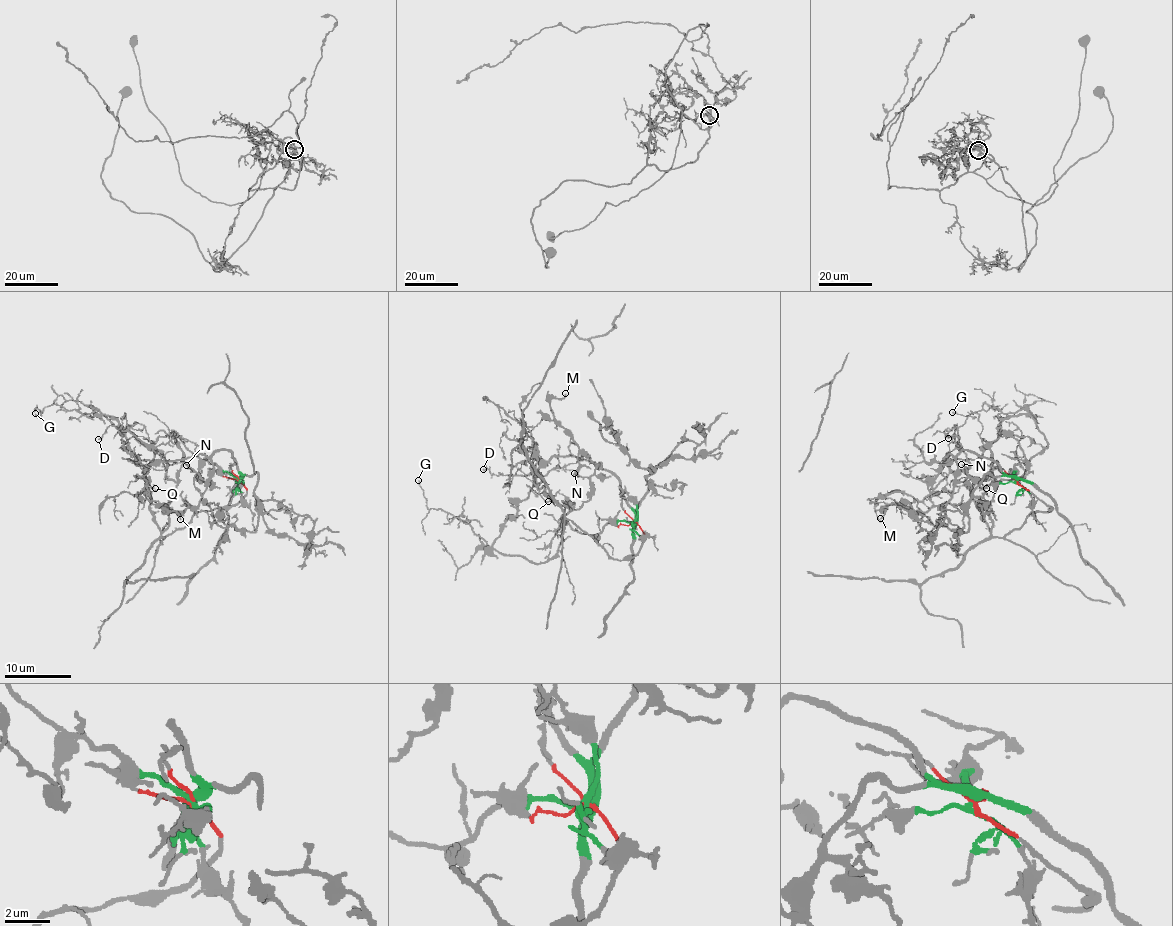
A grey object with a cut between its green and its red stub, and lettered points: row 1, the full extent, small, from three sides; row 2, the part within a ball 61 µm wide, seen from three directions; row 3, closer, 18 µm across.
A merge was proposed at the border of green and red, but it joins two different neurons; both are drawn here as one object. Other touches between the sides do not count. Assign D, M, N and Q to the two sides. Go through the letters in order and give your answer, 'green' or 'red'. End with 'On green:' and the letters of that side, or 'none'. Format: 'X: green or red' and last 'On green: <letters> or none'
D: red
M: green
N: green
Q: red
On green: M, N

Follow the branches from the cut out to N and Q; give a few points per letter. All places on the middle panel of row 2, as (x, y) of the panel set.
N: (633, 521), (634, 511), (623, 496), (620, 482), (598, 465), (601, 465), (590, 477), (577, 477), (574, 473)
Q: (633, 523), (645, 541), (633, 556), (621, 560), (576, 527), (543, 487), (540, 492), (549, 502)

